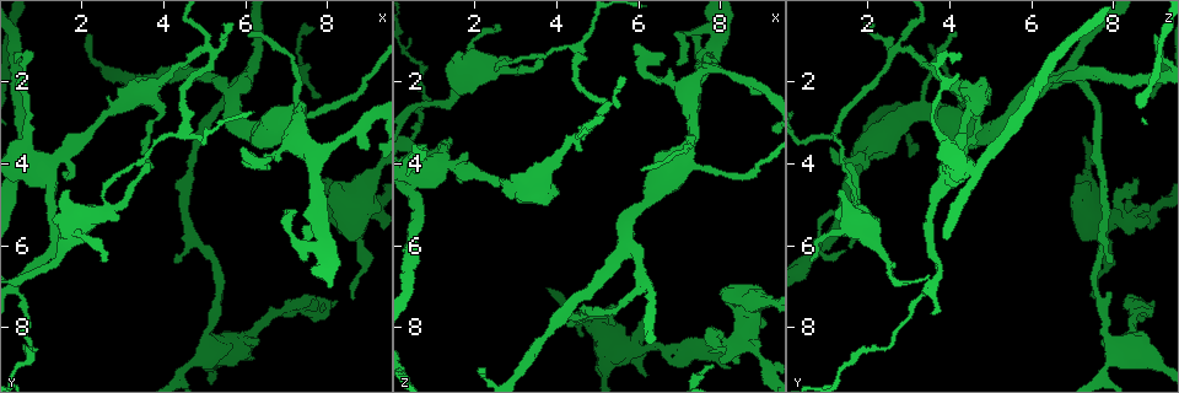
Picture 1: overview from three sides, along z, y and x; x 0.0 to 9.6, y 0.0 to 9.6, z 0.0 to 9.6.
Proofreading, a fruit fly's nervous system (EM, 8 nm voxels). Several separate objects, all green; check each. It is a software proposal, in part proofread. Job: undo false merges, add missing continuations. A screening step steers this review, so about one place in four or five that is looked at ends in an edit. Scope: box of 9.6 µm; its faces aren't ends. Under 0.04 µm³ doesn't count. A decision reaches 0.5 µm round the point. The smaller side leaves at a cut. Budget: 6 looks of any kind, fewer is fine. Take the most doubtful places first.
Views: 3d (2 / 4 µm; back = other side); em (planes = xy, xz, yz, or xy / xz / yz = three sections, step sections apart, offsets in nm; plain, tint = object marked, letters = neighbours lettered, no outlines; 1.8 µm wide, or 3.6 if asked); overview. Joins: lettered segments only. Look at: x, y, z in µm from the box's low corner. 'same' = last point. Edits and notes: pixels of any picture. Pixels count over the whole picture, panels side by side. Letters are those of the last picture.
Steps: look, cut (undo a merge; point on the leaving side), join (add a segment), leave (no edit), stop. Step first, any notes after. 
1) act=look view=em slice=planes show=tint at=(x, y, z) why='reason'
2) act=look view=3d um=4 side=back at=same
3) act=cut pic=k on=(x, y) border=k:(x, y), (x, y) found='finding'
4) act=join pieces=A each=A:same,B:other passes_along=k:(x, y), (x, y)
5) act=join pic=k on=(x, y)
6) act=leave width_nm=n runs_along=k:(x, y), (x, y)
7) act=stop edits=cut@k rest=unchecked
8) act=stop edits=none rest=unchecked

act=look view=3d um=4 at=(8.35, 5.30, 8.85) why='free end'

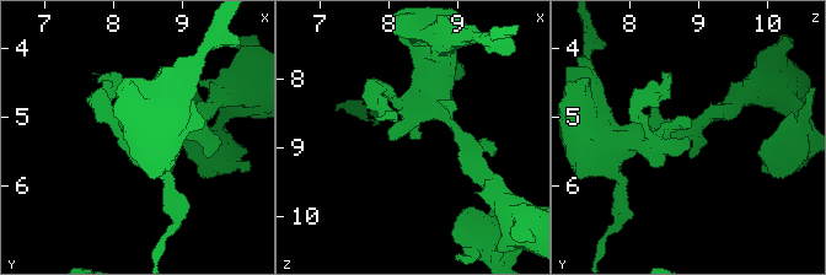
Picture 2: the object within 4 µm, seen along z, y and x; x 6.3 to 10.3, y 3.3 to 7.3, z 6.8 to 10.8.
act=look view=em slice=planes show=tint at=(8.35, 5.30, 8.85) why='shape alone is not enough'

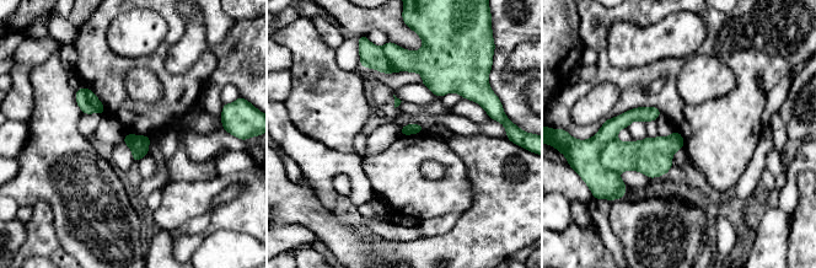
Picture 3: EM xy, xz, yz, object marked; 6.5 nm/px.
act=look view=em slice=planes show=letters at=same

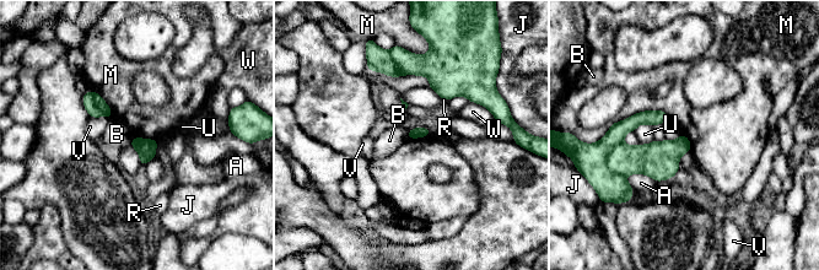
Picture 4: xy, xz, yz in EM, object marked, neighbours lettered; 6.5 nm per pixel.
act=cut pic=4 on=(624, 160) longest_contact=M:460nm each=A:other,B:other,J:other,M:other,R:other,U:other,V:other,W:other border=4:(623, 140), (608, 166), (624, 177) found='a second neuron is stuck on'

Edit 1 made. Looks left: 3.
act=look view=em slice=yz step=8 show=letters at=(7.90, 5.90, 0.95) why='abrupt turn'

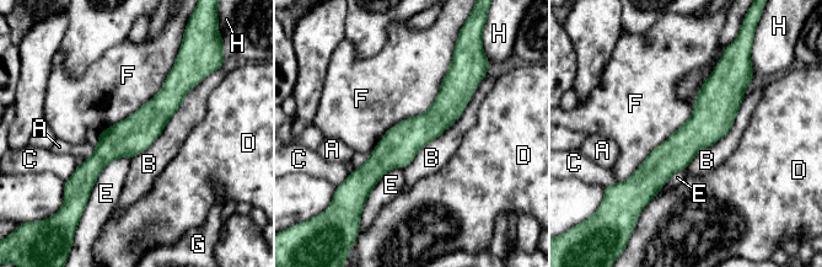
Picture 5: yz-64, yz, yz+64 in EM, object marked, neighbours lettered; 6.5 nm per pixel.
act=leave longest_contact=F:850nm each=A:other,B:other,C:other,D:other,E:other,F:other,G:other,H:other runs_along=5:(458, 75), (454, 96), (365, 188) found='one neuron here'

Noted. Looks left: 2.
act=look view=3d um=4 side=back at=(5.20, 8.50, 8.35) why='abrupt turn'

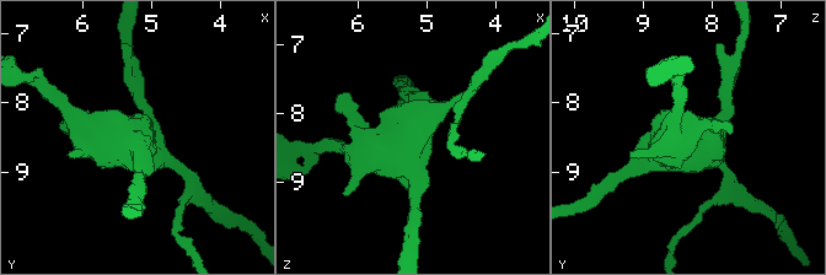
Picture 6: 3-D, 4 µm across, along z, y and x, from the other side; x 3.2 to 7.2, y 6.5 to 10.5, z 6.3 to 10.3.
act=look view=em slice=planes show=letters at=same

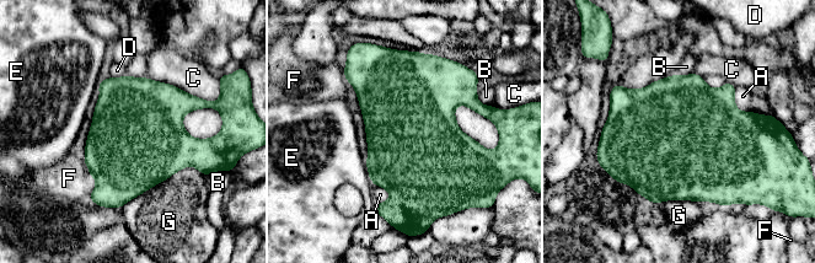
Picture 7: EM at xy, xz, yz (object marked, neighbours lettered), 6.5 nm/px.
act=leave width_nm=650 each=A:other,B:other,C:other,D:other,E:other,F:other,G:other border=7:(364, 164), (368, 168) found='one neuron here'

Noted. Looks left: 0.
act=stop edits=cut@4 rest=unchecked

